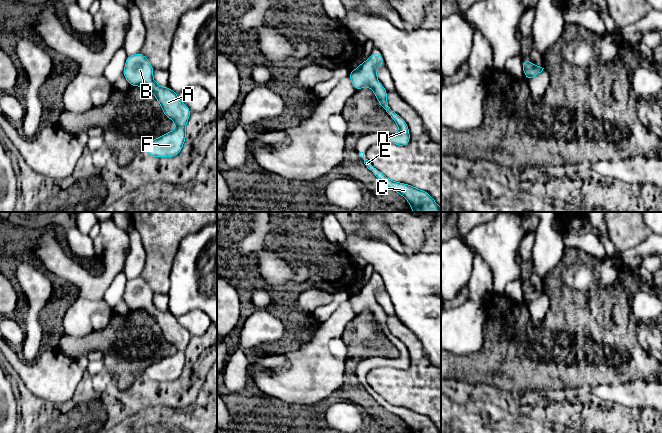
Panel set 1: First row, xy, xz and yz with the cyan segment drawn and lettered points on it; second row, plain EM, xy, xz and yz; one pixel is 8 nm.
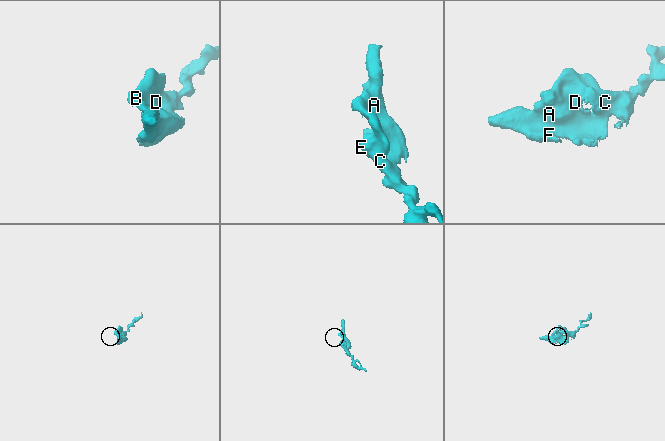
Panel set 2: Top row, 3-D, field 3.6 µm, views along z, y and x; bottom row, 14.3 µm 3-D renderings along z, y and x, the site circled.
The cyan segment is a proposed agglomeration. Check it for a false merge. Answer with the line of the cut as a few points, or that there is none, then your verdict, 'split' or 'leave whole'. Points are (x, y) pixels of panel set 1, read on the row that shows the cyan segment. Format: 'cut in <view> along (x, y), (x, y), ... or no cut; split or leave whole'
no cut; leave whole

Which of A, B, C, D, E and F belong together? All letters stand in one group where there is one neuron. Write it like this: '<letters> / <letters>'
A B C D E F

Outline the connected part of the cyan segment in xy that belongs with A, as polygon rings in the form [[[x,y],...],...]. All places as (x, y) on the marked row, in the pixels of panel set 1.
[[[142,54],[130,55],[126,59],[123,76],[132,86],[141,86],[150,90],[161,105],[163,113],[176,124],[176,129],[153,139],[145,146],[148,154],[154,158],[177,156],[186,140],[185,127],[190,117],[190,109],[169,87],[161,87],[153,80],[154,69]]]

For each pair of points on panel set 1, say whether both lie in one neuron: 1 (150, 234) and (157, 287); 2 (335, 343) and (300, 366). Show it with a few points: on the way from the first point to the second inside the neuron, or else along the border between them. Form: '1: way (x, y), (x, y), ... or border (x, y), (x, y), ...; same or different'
1: way (157, 247), (157, 274); same
2: border (333, 337), (328, 343), (328, 349), (344, 363); different

